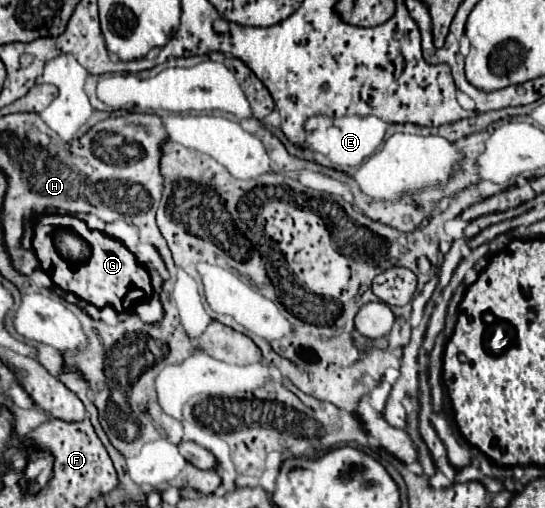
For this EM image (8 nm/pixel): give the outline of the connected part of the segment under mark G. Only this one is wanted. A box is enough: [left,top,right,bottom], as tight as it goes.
[32,213,152,311]

